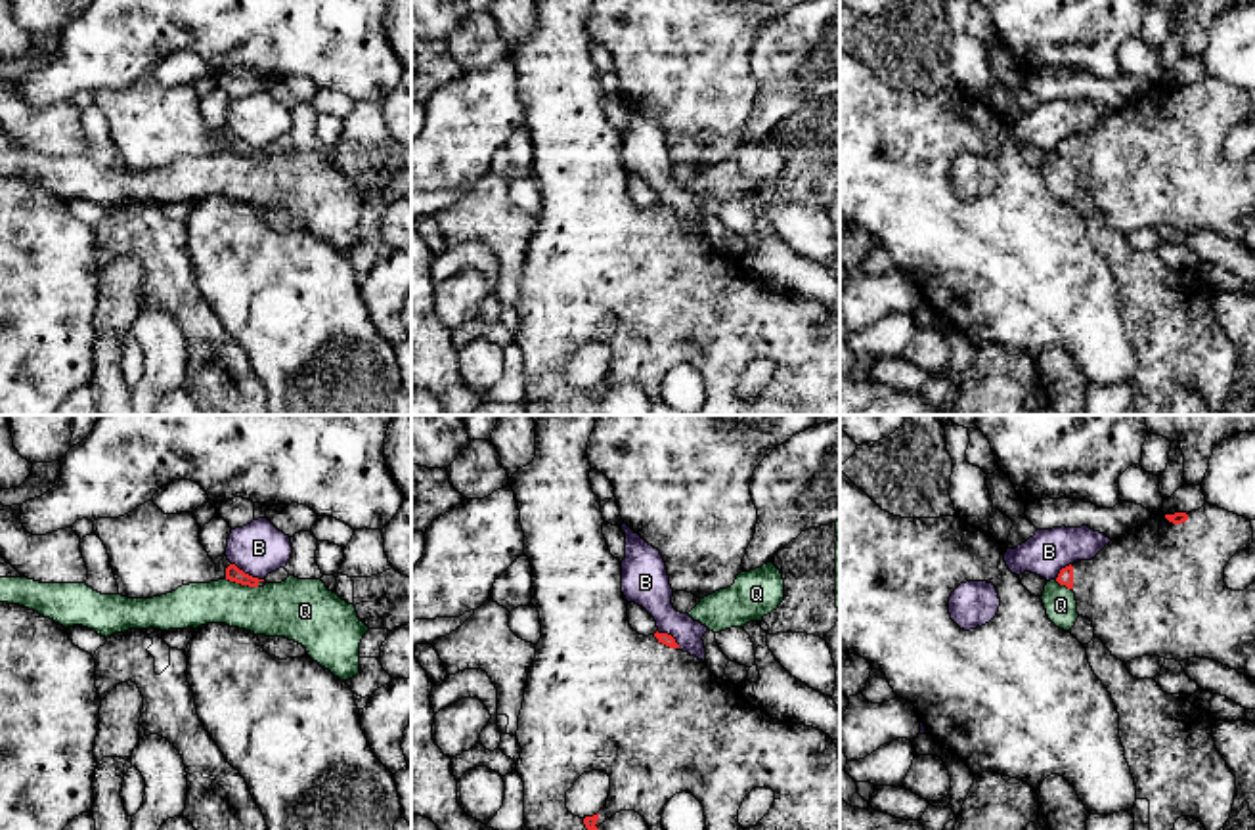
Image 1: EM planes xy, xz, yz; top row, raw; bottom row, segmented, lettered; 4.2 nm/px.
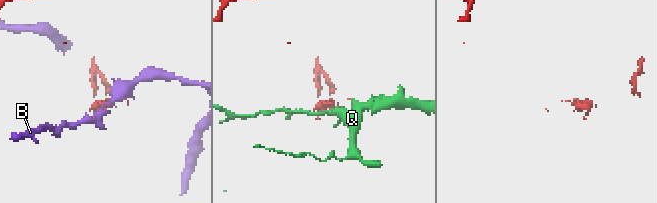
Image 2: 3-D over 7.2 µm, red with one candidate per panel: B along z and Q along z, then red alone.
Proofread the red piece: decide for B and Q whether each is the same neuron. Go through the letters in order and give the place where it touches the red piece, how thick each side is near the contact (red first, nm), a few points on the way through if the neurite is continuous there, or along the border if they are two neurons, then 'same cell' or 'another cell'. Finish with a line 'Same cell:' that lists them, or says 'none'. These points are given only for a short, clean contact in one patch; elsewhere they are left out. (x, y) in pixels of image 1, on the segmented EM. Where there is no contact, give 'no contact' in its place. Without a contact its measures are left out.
B: xy (247, 574) | 60/220 nm | another cell
Q: xy (242, 584) | 60/260 nm | along xy (226, 578), (257, 588) | another cell
Same cell: none

